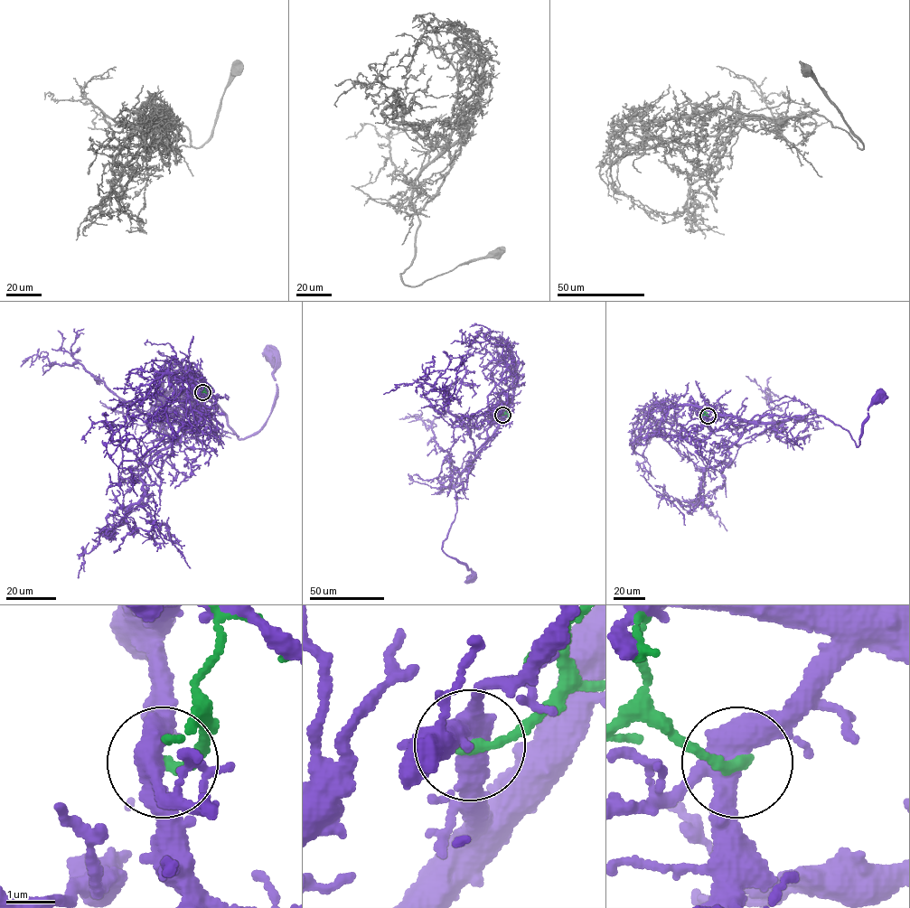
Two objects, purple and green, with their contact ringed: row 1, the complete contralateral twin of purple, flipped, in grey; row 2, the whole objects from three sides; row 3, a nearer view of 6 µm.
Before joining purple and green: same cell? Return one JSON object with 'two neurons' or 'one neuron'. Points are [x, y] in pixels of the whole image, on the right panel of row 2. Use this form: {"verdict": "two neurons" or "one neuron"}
{"verdict": "two neurons"}

